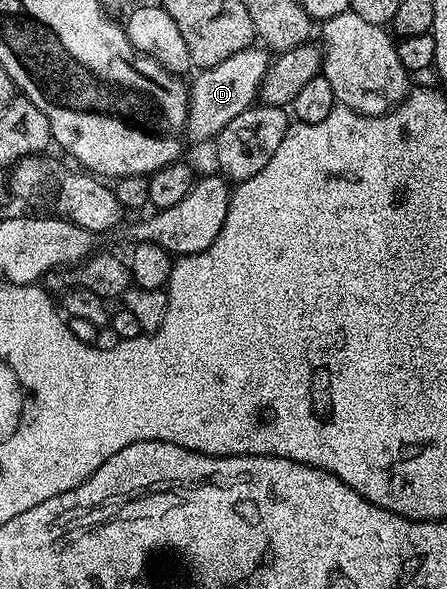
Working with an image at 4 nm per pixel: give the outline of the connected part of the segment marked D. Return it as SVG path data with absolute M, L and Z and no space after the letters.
M248 47L229 55L229 59L221 59L208 69L198 70L190 78L187 90L187 117L185 137L188 142L214 142L220 131L229 127L241 111L256 104L259 88L263 85L265 71L269 64L269 53L266 48Z

